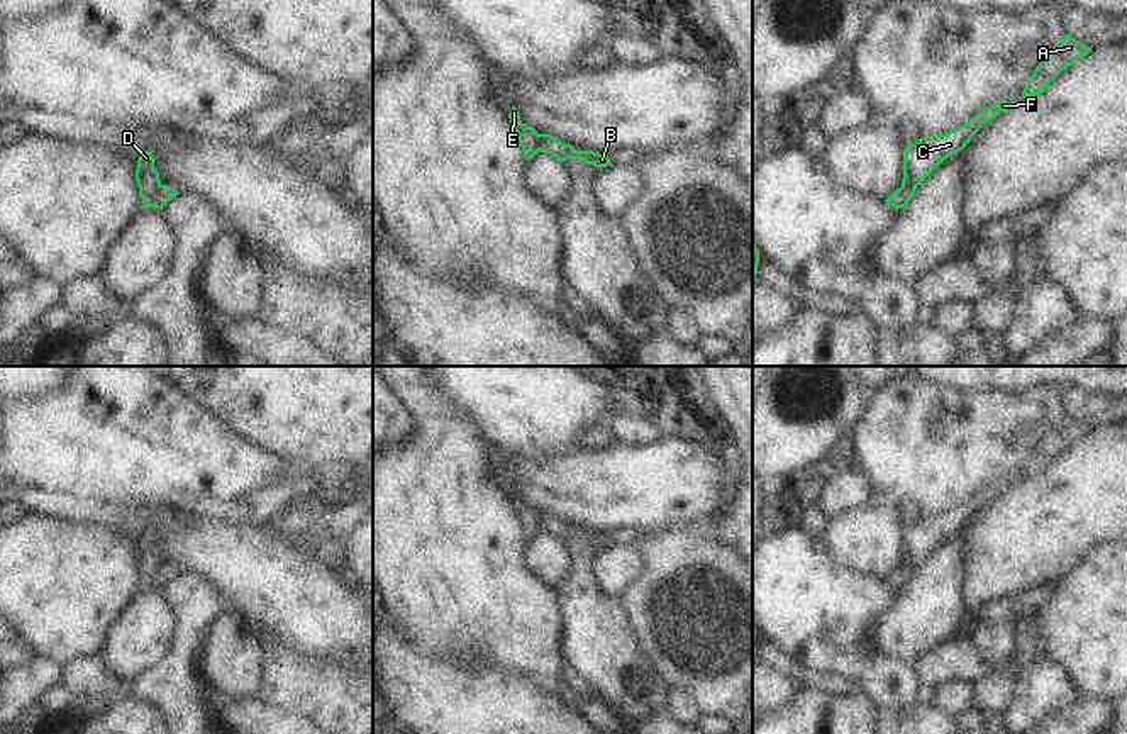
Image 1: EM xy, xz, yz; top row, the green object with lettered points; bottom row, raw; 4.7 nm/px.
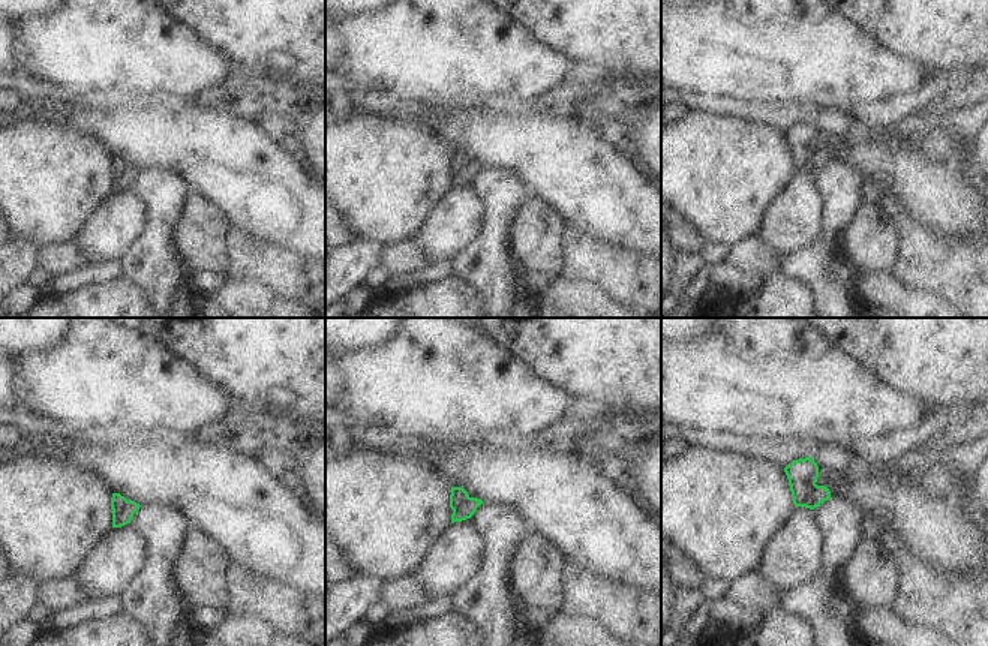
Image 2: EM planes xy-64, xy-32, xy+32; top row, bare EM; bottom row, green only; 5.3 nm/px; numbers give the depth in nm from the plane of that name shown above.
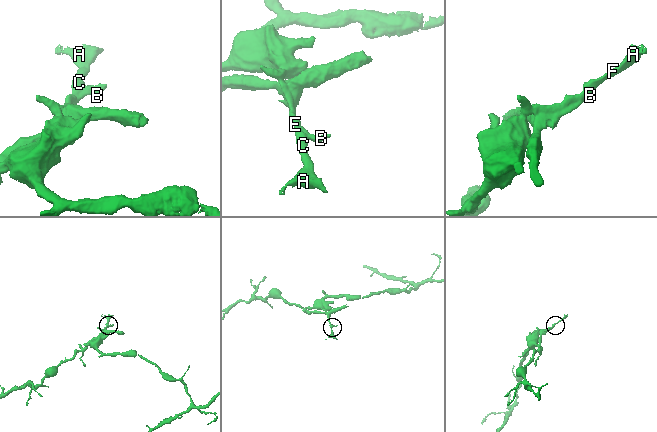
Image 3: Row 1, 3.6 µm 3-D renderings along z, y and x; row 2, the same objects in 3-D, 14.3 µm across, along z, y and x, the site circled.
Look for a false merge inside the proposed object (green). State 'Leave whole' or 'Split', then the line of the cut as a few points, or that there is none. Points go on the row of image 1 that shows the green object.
Split. Split along xy (160, 183), (146, 202)

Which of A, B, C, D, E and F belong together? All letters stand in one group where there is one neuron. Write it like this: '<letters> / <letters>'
A C D E F / B

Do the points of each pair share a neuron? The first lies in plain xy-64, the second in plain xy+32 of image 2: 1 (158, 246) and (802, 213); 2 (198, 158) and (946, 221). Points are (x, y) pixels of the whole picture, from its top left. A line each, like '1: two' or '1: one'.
1: two
2: one

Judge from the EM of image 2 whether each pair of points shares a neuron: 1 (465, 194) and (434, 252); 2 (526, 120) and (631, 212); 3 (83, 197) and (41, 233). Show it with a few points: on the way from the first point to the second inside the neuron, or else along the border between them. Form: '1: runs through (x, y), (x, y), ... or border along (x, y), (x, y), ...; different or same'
1: runs through (461, 209), (458, 218), (440, 237); same
2: runs through (552, 146), (606, 198); same
3: runs through (72, 201), (51, 222); same

